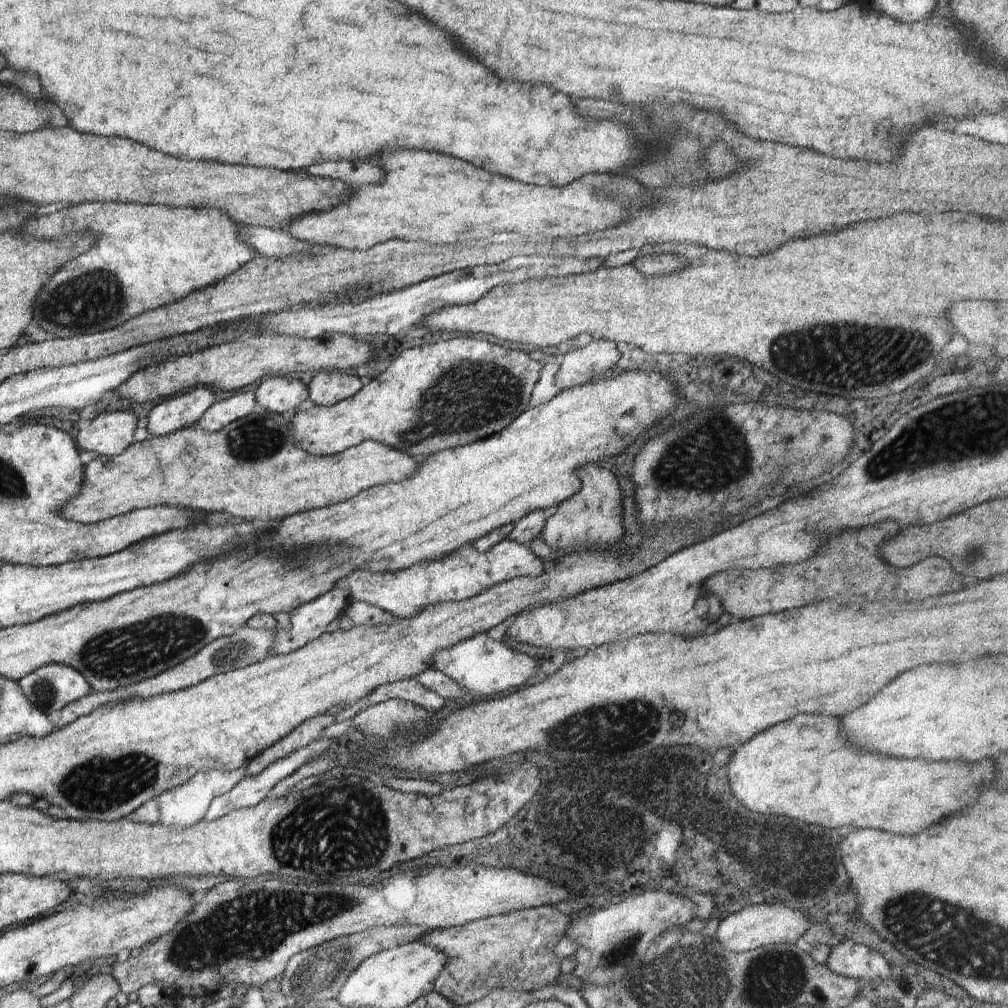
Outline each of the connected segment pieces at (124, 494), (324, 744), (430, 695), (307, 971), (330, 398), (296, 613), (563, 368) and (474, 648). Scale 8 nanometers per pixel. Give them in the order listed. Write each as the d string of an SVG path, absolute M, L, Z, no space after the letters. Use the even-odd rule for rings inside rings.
M252 412L231 422L220 432L184 427L144 442L134 442L116 456L98 455L85 466L85 479L80 494L76 498L72 496L72 500L60 508L60 516L78 524L92 524L124 515L136 508L170 504L204 512L228 512L248 520L272 520L273 524L294 514L345 502L376 485L399 483L416 476L418 466L418 462L406 452L370 439L335 455L313 455L299 447L296 437L292 436L292 426L284 418L272 420L261 412Z
M320 739L319 741L313 741L308 746L300 748L296 750L293 754L290 754L287 758L278 760L274 762L274 764L268 766L266 770L262 770L258 776L246 776L241 782L238 782L234 788L228 790L228 792L224 792L224 794L220 794L217 798L212 800L210 806L208 806L208 812L206 812L206 820L208 822L212 822L212 820L218 820L218 818L222 818L222 816L226 816L228 812L232 812L232 810L240 810L240 808L252 808L252 806L256 806L256 804L260 804L260 802L264 802L264 800L268 800L270 796L270 790L288 776L294 774L298 768L305 765L310 760L315 760L315 758L320 757L320 754L324 752L332 743L332 739Z
M413 679L378 686L367 696L370 707L389 699L412 702L416 706L424 706L425 710L430 712L438 712L446 704L438 694L431 692Z
M374 926L364 932L342 936L330 942L324 942L305 952L299 952L288 960L284 974L278 977L281 983L282 994L289 1000L295 1000L303 996L305 1000L310 1000L316 991L322 991L324 1000L336 999L338 990L344 986L346 978L358 968L358 966L374 954L381 951L396 948L399 945L418 941L420 936L427 932L420 926Z
M320 371L307 386L309 398L321 407L353 397L363 387L360 378L344 372Z
M337 585L326 594L292 610L289 613L292 629L288 631L280 629L274 634L274 644L268 650L268 654L270 656L289 654L312 640L318 640L322 634L327 633L328 625L339 618L342 608L349 599L349 590Z
M596 339L588 346L574 349L559 358L556 386L559 389L572 389L585 385L589 380L596 381L599 374L610 370L620 357L614 342Z
M486 633L476 634L448 650L439 652L438 658L432 660L432 667L454 678L464 694L484 698L510 688L518 688L538 674L538 664L534 658L507 648L502 642L489 638Z

